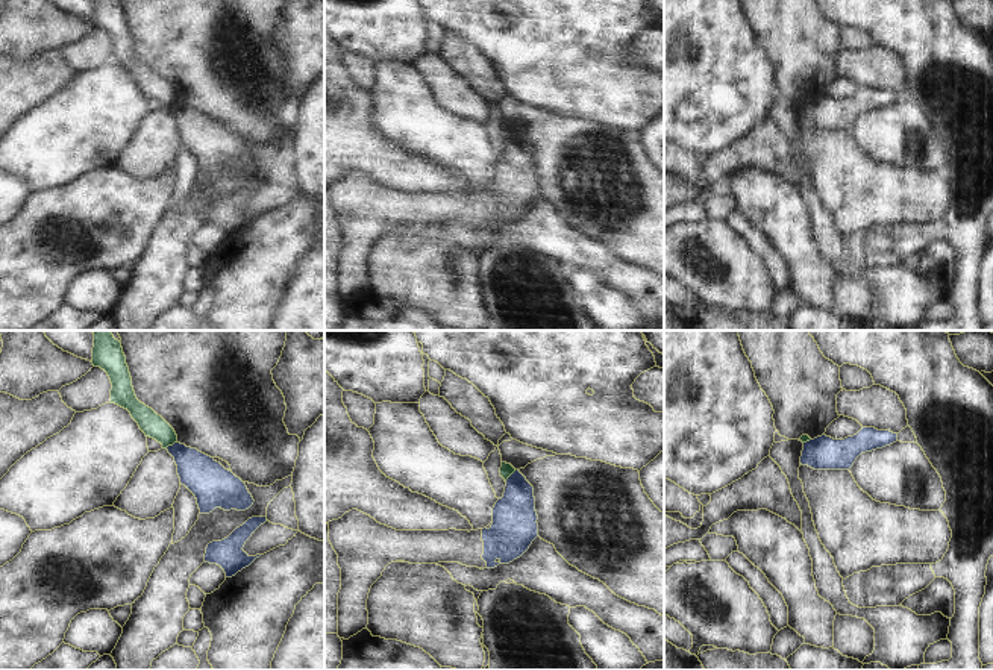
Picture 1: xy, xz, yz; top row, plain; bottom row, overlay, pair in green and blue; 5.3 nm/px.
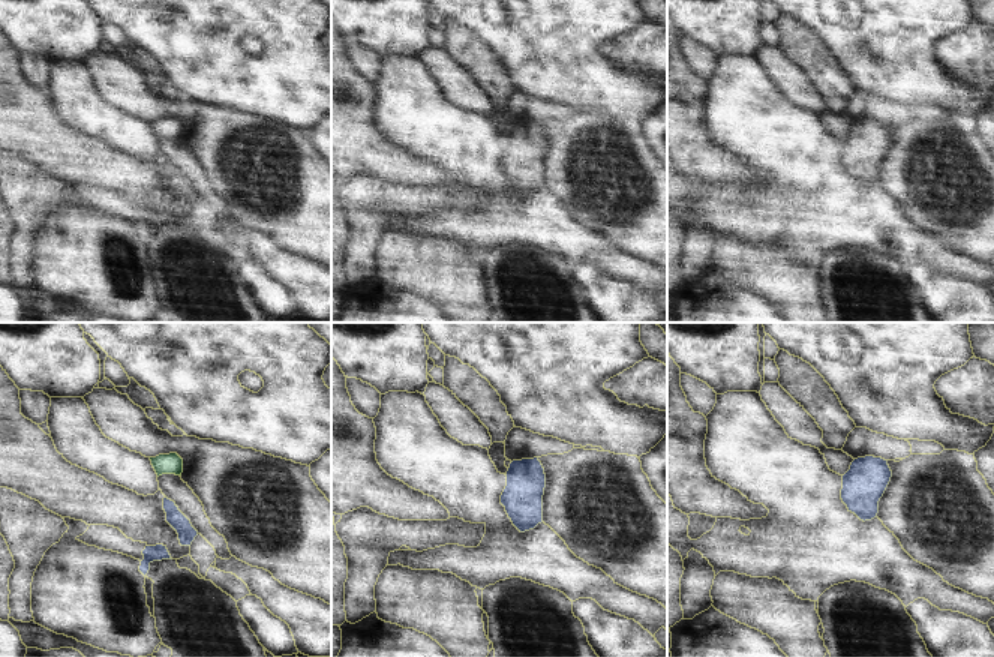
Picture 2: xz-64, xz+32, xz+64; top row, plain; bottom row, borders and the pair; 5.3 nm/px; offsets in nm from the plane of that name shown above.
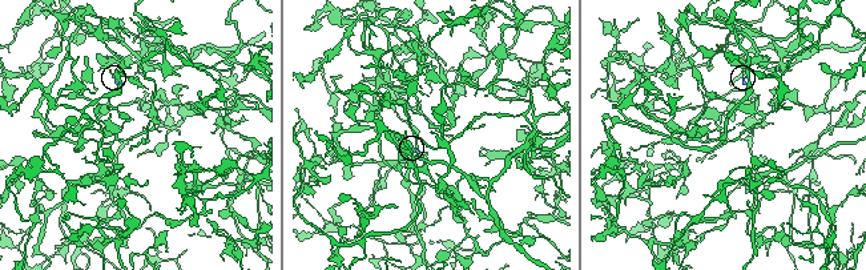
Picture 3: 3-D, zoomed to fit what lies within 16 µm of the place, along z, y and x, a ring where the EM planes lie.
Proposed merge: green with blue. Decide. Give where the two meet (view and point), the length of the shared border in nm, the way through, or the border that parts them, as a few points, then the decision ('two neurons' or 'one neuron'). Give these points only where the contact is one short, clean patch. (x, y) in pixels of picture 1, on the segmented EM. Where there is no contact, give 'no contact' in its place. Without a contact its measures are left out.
meets green in xy at (170, 444); contact 70 nm long; border along xy (176, 441), (166, 447); two neurons

